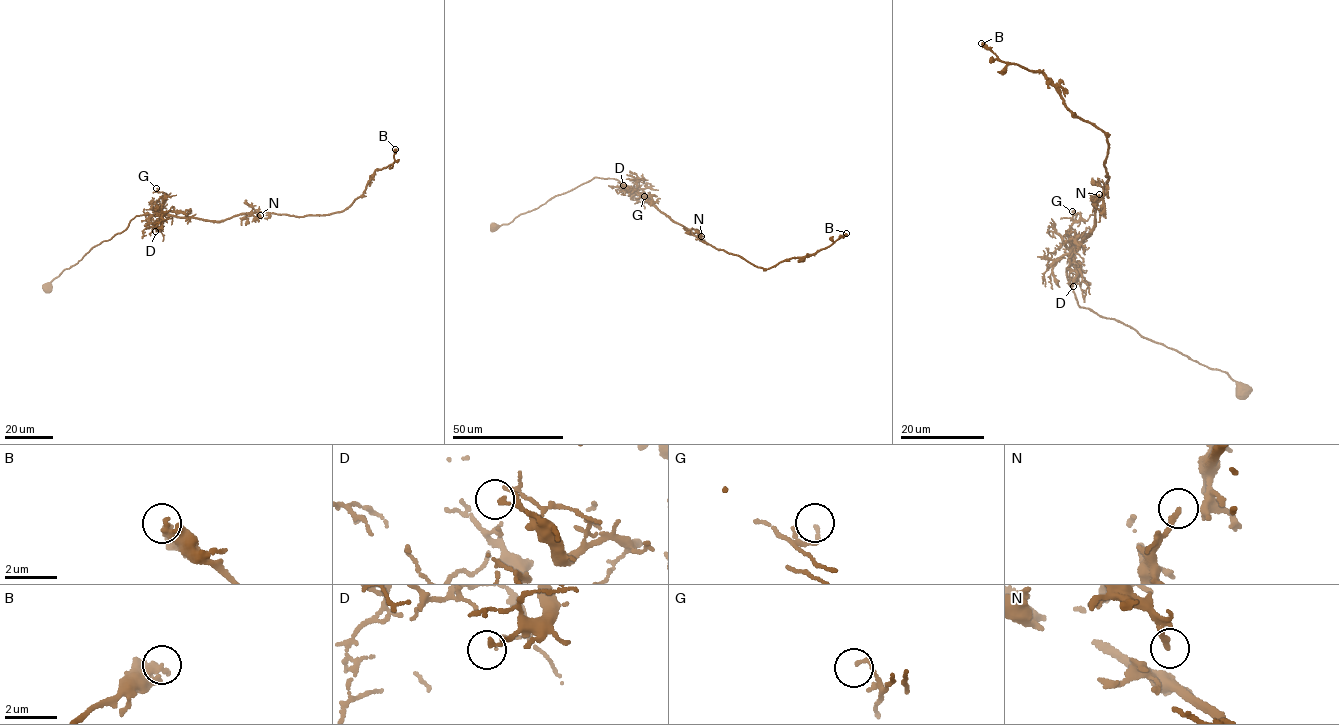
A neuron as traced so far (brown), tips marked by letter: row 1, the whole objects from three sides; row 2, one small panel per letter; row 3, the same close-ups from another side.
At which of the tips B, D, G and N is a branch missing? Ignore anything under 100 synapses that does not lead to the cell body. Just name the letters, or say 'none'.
none

